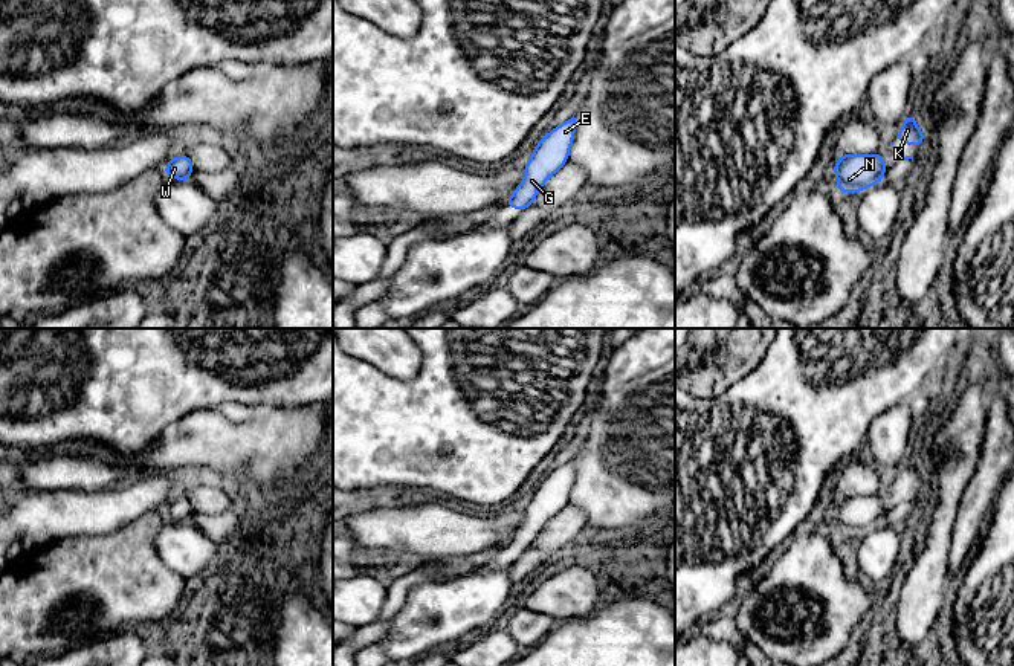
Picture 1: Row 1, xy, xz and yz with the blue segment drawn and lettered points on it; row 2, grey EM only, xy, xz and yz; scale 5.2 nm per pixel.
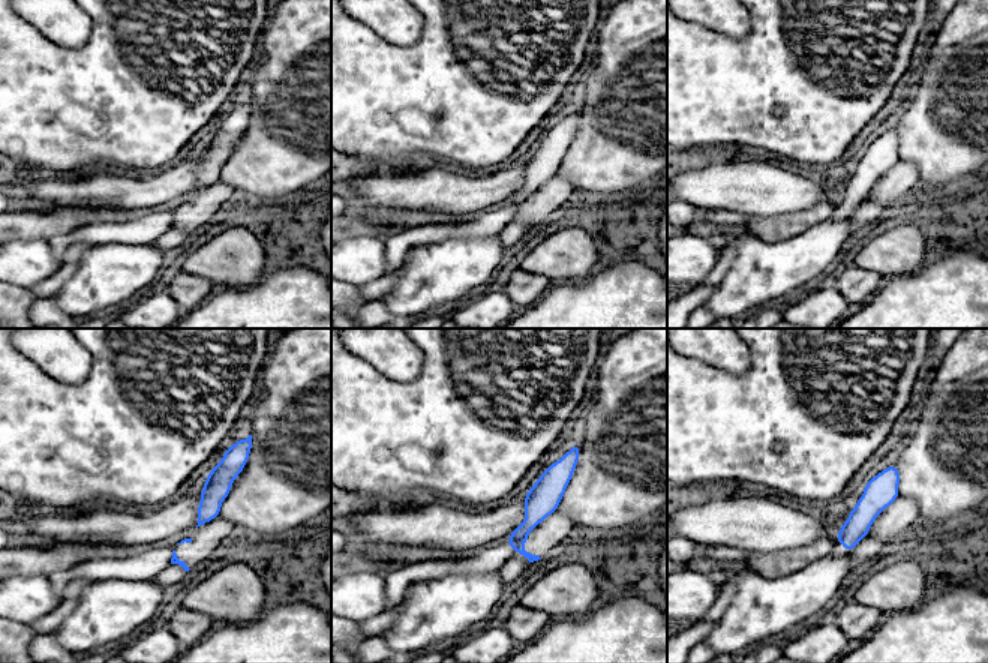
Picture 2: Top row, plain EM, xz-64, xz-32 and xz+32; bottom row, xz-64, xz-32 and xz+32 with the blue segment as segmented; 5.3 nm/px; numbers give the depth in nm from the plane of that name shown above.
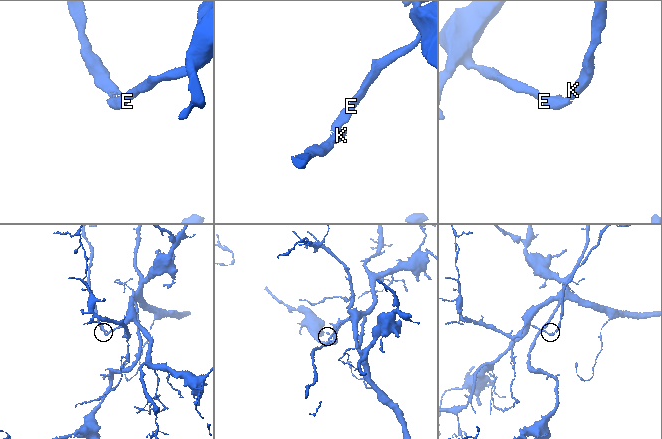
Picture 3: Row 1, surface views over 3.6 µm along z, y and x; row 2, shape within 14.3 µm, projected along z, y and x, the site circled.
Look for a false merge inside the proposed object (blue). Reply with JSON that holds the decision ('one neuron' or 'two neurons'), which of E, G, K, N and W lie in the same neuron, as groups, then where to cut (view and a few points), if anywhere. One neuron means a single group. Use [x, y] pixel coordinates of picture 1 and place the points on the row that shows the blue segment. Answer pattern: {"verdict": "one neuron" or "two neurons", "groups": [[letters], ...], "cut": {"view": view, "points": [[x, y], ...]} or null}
{"verdict": "two neurons", "groups": [["E", "G", "N", "W"], ["K"]], "cut": {"view": "xz", "points": [[533, 199], [527, 205]]}}

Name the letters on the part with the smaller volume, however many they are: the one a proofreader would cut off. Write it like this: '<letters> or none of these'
K

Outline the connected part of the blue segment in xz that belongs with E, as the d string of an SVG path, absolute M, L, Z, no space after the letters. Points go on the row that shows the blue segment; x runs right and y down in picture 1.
M576 118L559 124L548 131L533 148L524 168L524 179L504 202L516 211L524 211L538 196L545 182L567 162L576 133Z

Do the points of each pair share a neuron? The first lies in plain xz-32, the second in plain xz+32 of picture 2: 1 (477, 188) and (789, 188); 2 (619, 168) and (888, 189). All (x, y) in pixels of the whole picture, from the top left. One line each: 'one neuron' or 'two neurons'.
1: one neuron
2: two neurons

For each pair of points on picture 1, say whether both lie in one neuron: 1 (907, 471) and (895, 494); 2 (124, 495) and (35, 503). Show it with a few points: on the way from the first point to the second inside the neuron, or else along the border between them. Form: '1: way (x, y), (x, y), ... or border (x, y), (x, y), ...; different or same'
1: way (907, 477), (901, 488); same
2: way (103, 506), (57, 506); same

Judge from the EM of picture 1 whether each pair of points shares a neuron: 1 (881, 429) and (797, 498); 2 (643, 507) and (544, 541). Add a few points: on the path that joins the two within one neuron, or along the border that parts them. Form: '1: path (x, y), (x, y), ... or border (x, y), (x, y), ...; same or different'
1: border (889, 410), (883, 411), (872, 422), (866, 439); different
2: border (568, 501), (582, 510), (587, 524); different

